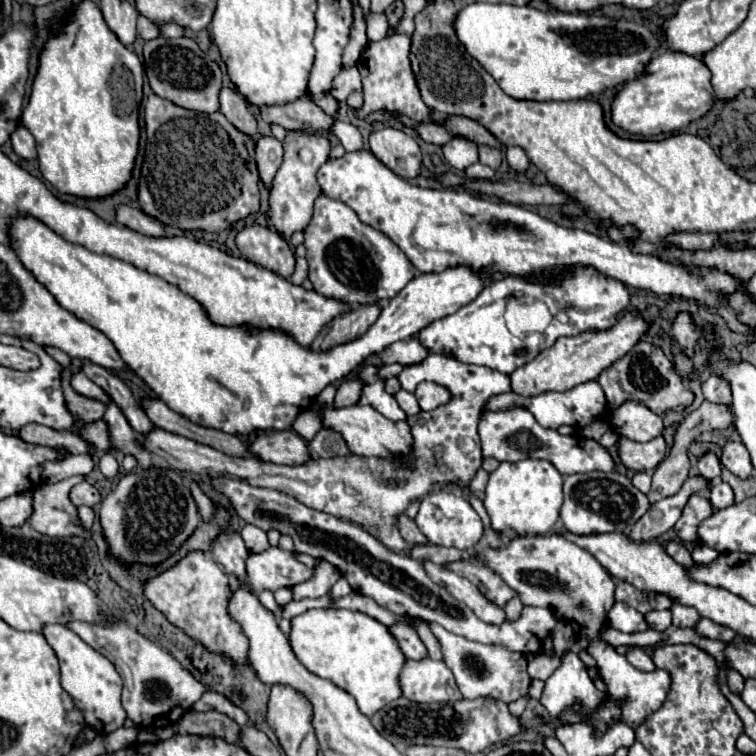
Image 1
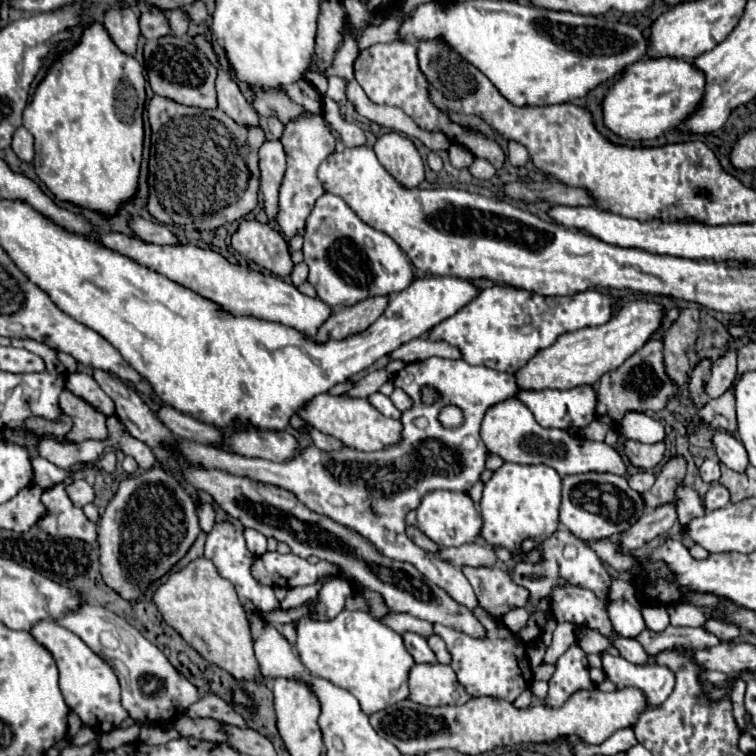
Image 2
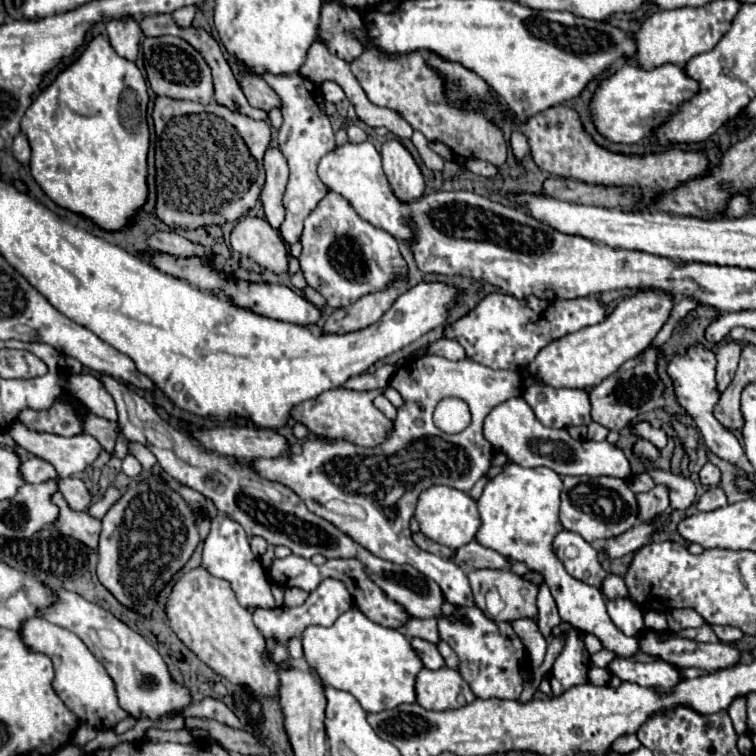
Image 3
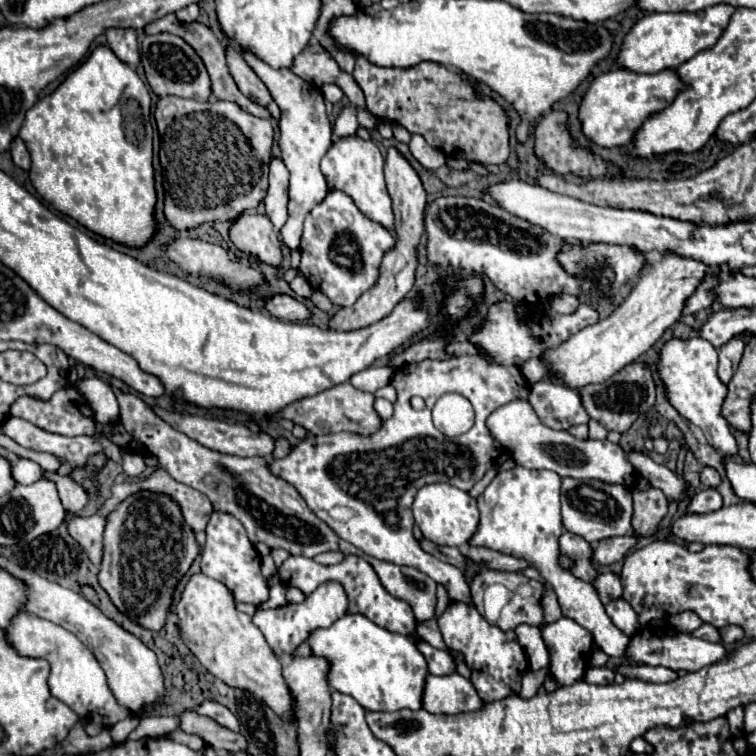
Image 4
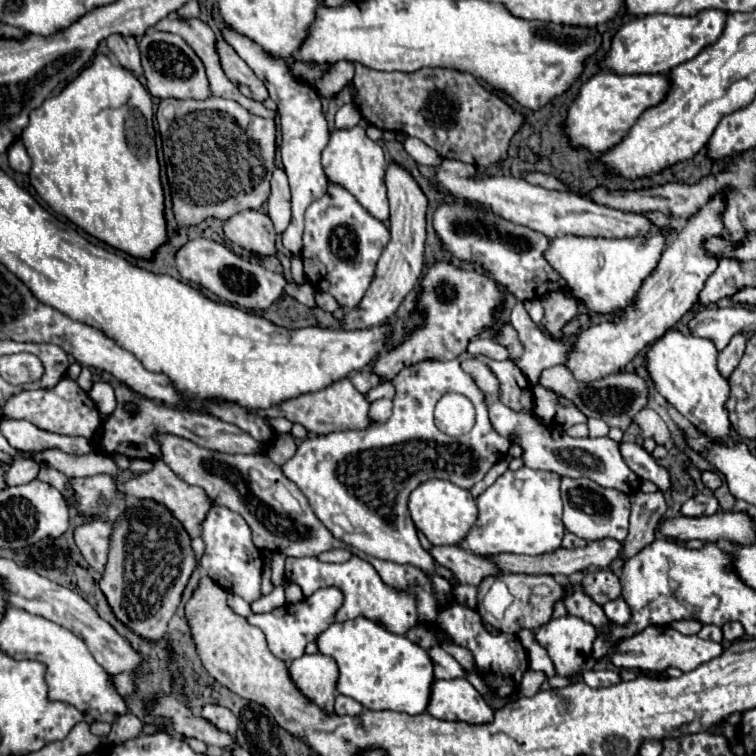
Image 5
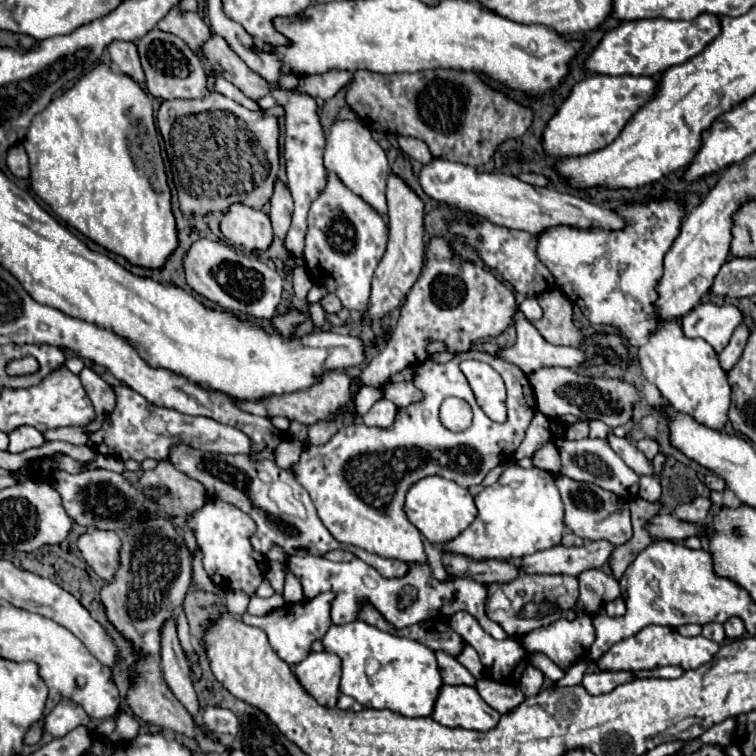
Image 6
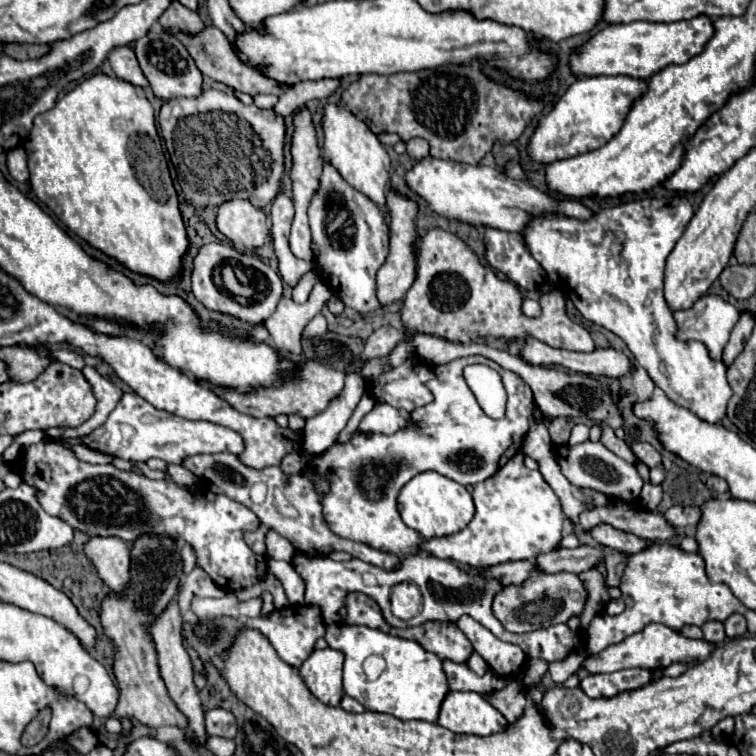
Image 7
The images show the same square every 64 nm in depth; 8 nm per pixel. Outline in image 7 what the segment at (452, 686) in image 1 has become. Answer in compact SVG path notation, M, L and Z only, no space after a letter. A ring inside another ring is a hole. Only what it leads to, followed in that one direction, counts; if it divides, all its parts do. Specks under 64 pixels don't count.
M450 690L440 704L438 724L456 734L486 736L502 732L508 726L508 720L480 694Z

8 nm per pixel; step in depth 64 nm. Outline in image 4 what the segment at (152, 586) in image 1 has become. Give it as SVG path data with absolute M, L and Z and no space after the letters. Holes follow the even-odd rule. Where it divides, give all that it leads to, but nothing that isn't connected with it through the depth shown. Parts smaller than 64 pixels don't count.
M202 572L188 578L176 604L178 632L190 652L202 666L232 688L244 688L258 700L264 700L274 712L292 720L292 696L282 678L282 666L264 640L264 634L252 624L252 618L236 610L232 592L218 580Z

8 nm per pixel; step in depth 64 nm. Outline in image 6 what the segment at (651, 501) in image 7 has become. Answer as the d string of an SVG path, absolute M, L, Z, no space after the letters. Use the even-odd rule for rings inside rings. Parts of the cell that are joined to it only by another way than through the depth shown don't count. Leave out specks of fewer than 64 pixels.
M642 476L640 478L640 492L638 496L644 500L658 500L662 494L660 490L660 480L652 478L652 476Z

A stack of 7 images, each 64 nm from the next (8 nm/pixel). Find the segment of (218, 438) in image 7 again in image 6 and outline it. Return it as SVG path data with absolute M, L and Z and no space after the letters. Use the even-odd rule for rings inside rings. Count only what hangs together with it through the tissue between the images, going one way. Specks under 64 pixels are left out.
M124 384L114 386L114 394L116 394L114 410L110 412L110 416L106 416L104 426L98 432L94 432L88 440L94 452L114 456L118 460L138 460L138 462L146 458L166 460L172 444L188 444L192 448L220 454L250 454L252 440L234 426L216 422L206 416L188 416L176 410L160 408ZM166 434L172 438L182 436L182 442L160 442L160 438Z

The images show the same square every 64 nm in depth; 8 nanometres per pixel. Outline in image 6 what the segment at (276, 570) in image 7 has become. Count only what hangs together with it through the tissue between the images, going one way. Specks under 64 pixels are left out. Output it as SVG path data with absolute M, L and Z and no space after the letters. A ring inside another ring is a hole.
M286 568L284 598L286 598L286 602L290 602L290 604L296 604L296 602L302 602L302 600L304 600L304 596L302 596L302 586L300 586L300 582L296 580L296 576L292 576L292 572L288 572L288 568Z

